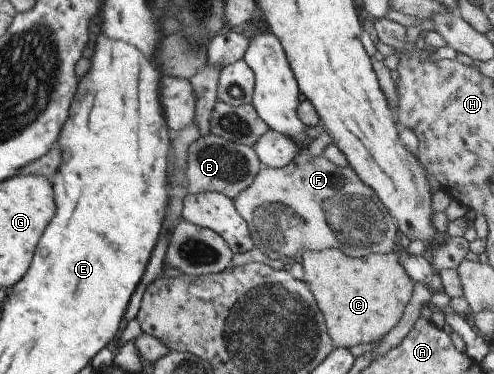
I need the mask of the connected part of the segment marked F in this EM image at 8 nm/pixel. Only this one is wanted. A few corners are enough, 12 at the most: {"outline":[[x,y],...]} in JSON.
{"outline":[[301,150],[232,201],[254,246],[386,255],[394,218],[351,167]]}

